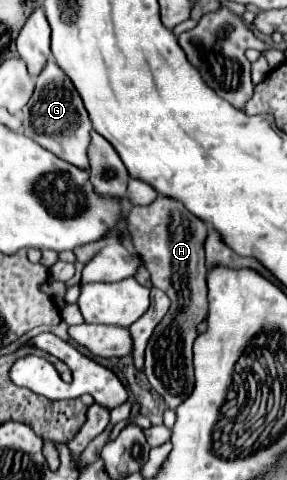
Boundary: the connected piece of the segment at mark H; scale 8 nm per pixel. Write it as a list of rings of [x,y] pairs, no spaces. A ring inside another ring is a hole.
[[[158,197],[152,205],[132,207],[128,211],[128,231],[136,251],[142,255],[146,269],[150,271],[152,285],[162,289],[172,305],[164,319],[156,325],[146,345],[146,369],[150,385],[164,397],[168,409],[176,409],[194,389],[194,367],[192,367],[192,345],[198,335],[196,325],[208,315],[208,289],[204,265],[204,239],[206,225],[184,209],[182,203]]]

